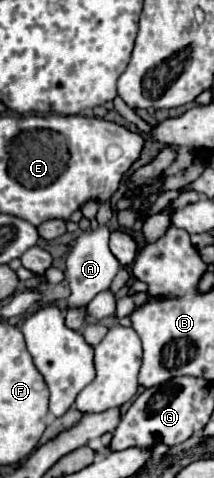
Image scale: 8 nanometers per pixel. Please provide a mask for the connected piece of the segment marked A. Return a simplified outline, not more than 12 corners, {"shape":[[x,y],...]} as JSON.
{"shape":[[107,226],[79,234],[67,256],[69,308],[109,290],[121,264]]}

